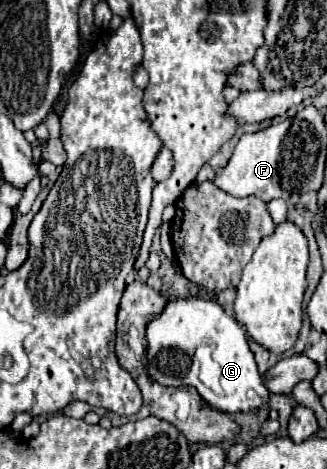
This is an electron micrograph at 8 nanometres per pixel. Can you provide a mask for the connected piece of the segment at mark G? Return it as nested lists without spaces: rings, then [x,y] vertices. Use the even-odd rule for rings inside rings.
[[[198,296],[168,300],[164,310],[146,324],[146,340],[146,370],[154,382],[174,388],[192,386],[204,402],[228,414],[258,410],[268,404],[268,390],[248,348],[246,332],[218,302]],[[198,348],[214,348],[212,360],[206,364],[206,382],[200,378],[202,362],[196,356]]]

